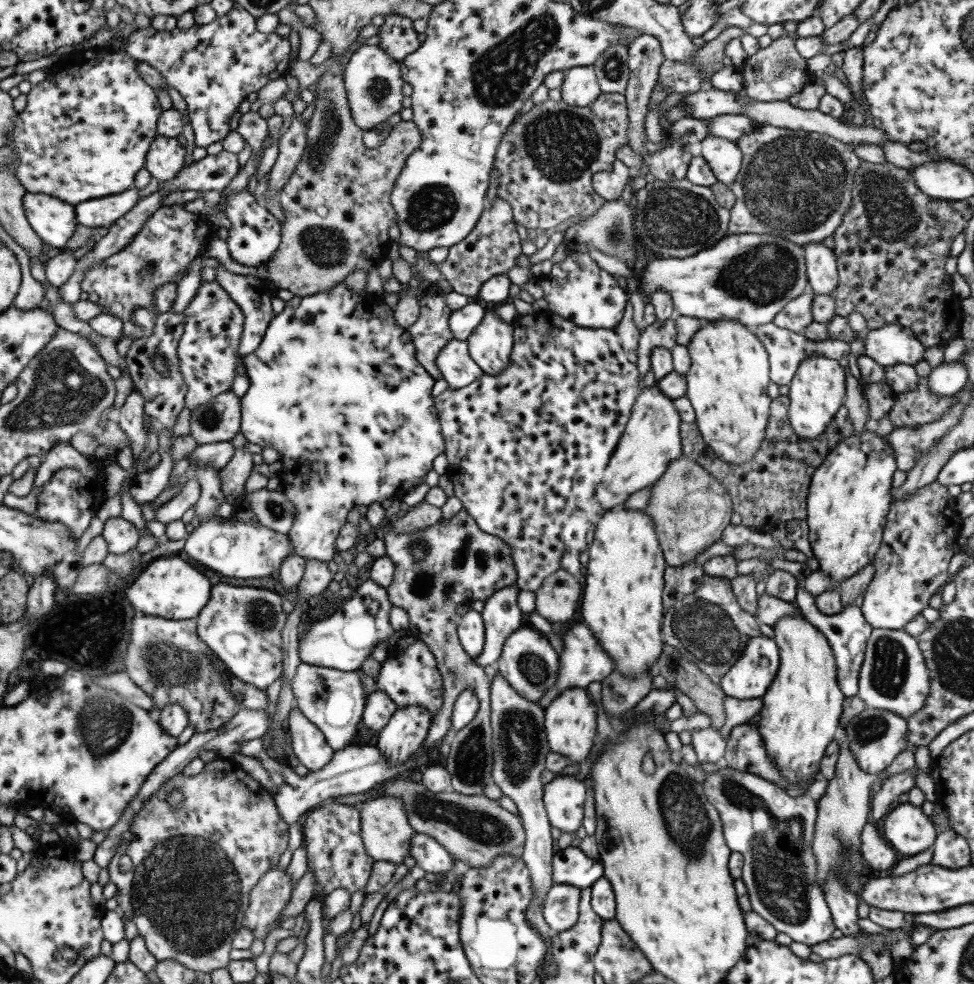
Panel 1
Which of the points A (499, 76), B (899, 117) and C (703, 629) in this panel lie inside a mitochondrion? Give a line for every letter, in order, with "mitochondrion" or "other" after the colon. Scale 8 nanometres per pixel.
A: mitochondrion
B: other
C: mitochondrion

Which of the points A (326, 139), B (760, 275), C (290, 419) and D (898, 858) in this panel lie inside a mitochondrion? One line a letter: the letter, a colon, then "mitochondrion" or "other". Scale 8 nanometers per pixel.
A: mitochondrion
B: mitochondrion
C: other
D: other

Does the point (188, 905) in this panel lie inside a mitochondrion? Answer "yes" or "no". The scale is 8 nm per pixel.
yes

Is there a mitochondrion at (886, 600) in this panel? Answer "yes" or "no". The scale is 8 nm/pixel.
no

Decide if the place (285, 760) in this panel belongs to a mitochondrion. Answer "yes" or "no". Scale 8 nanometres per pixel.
no

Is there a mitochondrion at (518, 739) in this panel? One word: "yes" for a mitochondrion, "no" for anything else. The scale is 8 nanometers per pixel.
yes

